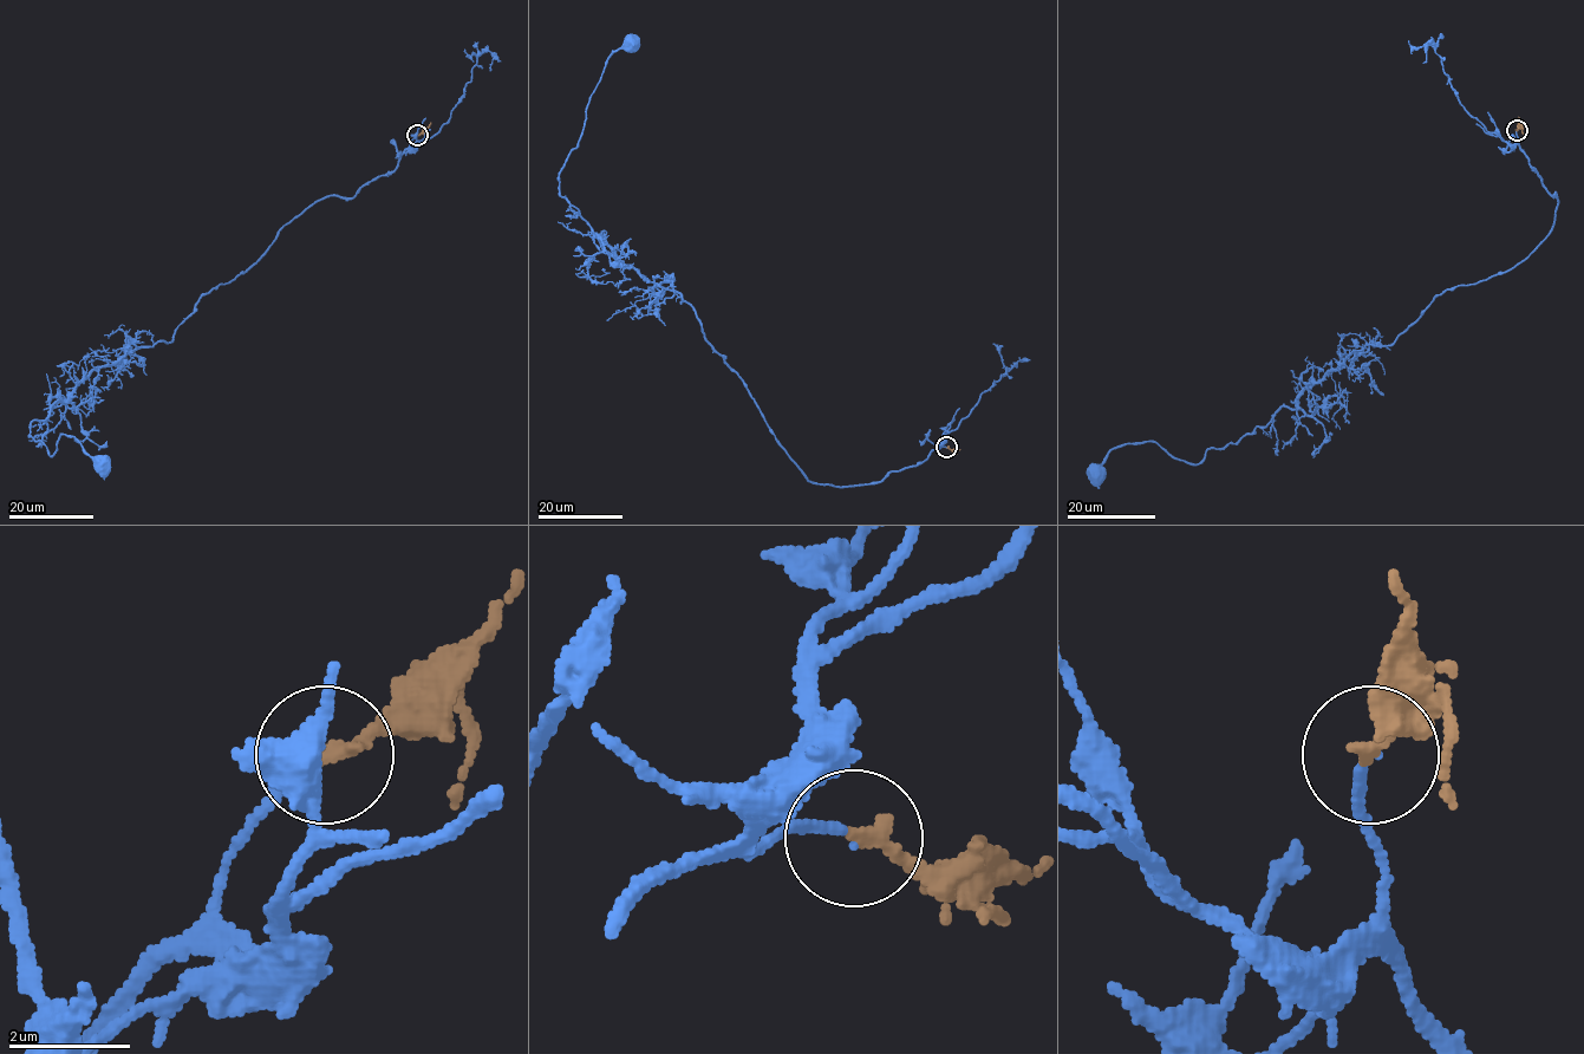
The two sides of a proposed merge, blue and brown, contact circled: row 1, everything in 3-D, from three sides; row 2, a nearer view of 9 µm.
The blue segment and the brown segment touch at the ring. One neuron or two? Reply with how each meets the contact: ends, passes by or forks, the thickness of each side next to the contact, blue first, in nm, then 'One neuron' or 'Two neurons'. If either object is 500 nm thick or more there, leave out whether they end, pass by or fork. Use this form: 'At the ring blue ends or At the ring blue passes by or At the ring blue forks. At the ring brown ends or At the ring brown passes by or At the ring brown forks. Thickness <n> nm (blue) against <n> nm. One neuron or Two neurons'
At the ring blue ends. At the ring brown ends. Thickness 120 nm (blue) against 220 nm. One neuron

